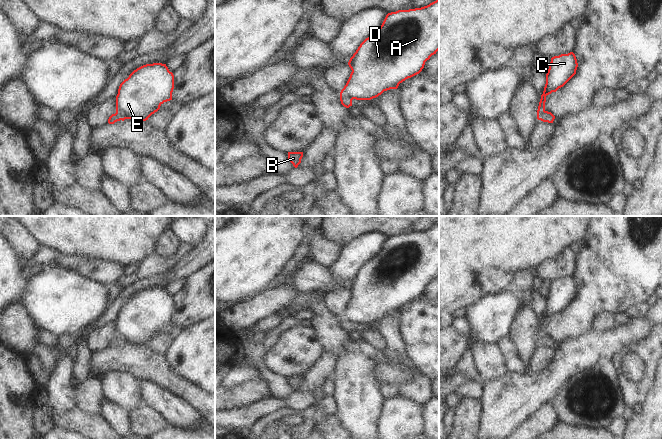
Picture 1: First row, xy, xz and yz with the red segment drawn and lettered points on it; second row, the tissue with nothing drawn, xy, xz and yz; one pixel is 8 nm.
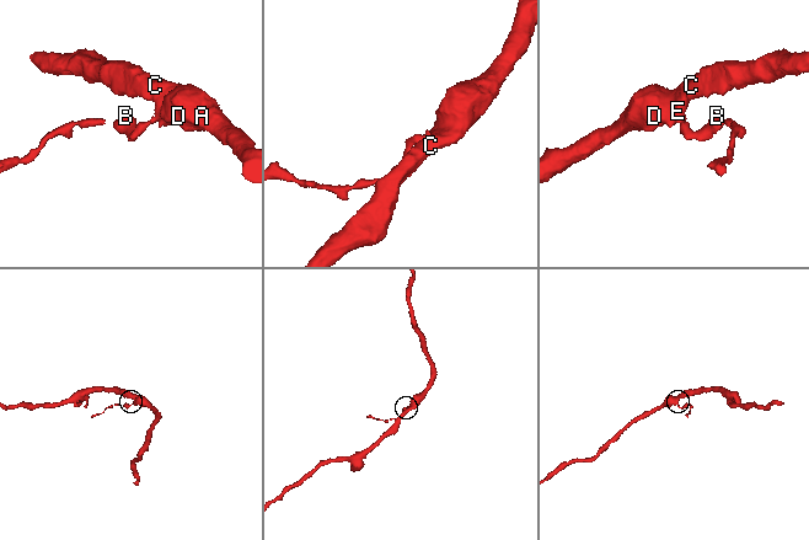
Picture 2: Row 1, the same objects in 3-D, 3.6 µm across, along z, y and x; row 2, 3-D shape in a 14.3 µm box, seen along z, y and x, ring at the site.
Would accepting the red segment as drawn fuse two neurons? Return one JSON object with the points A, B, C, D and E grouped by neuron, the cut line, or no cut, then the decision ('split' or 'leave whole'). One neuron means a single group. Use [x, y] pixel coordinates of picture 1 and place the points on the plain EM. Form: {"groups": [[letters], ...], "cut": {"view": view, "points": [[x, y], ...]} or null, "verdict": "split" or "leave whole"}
{"groups": [["A", "C", "D", "E"], ["B"]], "cut": {"view": "xz", "points": [[340, 318], [351, 324]]}, "verdict": "split"}

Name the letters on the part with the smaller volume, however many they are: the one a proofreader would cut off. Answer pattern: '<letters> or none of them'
B

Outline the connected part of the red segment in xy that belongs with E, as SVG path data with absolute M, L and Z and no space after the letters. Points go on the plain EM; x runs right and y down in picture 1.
M153 287L143 289L134 294L119 310L116 320L116 336L121 339L121 344L146 345L160 333L160 330L172 324L174 313L174 299L166 288Z

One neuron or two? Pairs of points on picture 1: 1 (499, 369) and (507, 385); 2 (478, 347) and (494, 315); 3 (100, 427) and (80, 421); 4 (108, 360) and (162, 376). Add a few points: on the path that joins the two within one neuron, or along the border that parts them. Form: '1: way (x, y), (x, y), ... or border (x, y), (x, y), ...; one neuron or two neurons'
1: border (507, 371), (497, 378), (484, 382); two neurons
2: border (471, 334), (480, 341), (496, 344); two neurons
3: way (95, 427), (85, 424); one neuron
4: way (121, 360), (139, 360), (149, 366); one neuron

